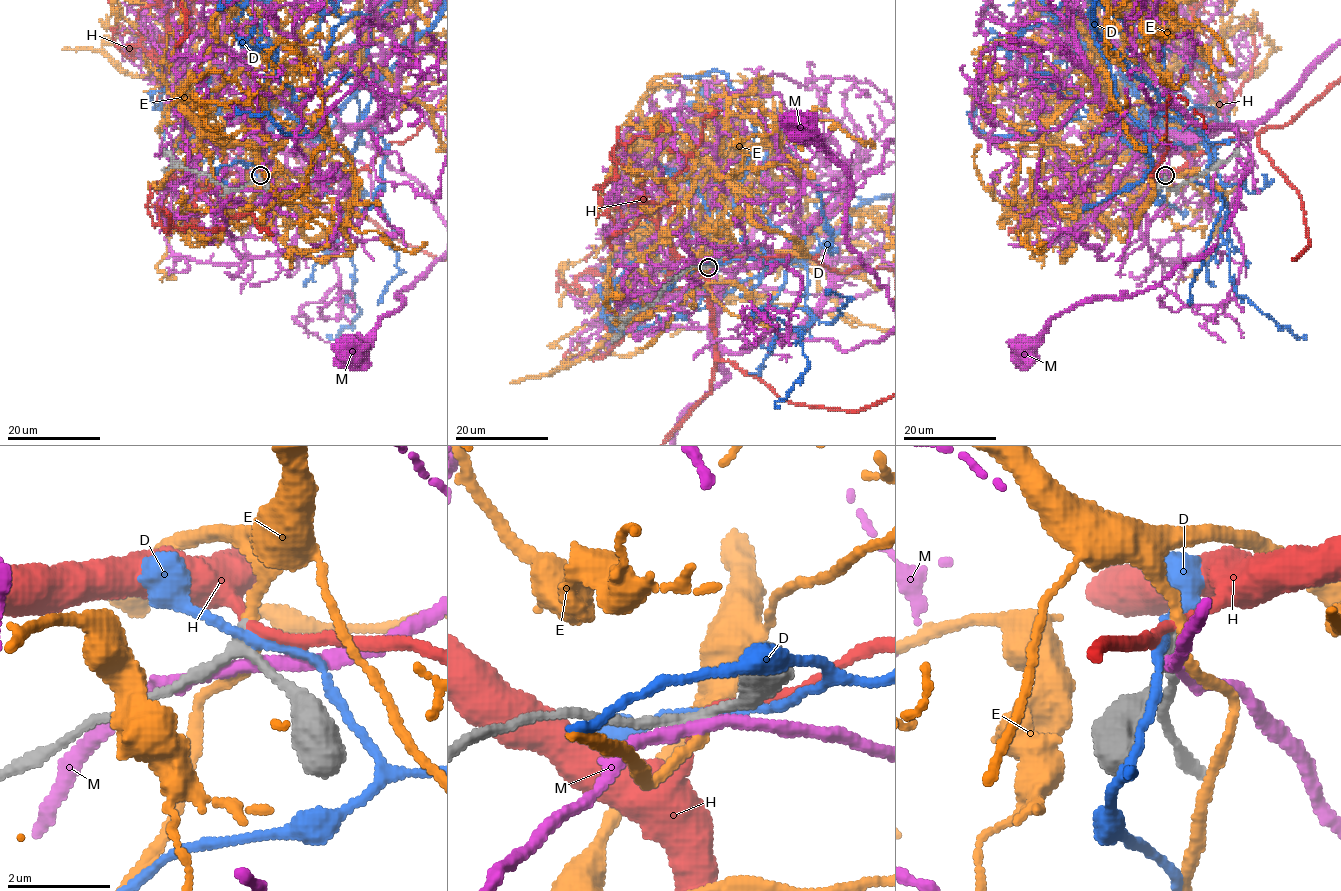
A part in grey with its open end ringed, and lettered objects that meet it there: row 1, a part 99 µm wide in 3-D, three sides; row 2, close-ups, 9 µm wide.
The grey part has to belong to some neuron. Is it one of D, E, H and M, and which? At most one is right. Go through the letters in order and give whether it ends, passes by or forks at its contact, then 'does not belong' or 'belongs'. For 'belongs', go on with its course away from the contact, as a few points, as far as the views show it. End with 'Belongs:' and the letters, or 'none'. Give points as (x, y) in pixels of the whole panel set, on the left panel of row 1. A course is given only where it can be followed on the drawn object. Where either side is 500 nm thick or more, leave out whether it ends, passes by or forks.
D: it passes by; does not belong
E: it passes by; belongs
H: it passes by; does not belong
M: it passes by; does not belong
Belongs: E

